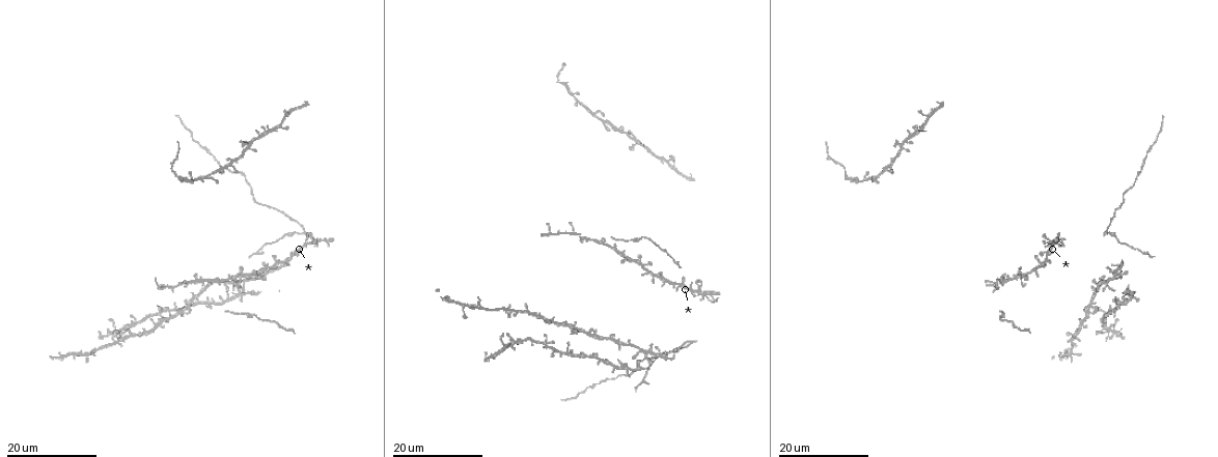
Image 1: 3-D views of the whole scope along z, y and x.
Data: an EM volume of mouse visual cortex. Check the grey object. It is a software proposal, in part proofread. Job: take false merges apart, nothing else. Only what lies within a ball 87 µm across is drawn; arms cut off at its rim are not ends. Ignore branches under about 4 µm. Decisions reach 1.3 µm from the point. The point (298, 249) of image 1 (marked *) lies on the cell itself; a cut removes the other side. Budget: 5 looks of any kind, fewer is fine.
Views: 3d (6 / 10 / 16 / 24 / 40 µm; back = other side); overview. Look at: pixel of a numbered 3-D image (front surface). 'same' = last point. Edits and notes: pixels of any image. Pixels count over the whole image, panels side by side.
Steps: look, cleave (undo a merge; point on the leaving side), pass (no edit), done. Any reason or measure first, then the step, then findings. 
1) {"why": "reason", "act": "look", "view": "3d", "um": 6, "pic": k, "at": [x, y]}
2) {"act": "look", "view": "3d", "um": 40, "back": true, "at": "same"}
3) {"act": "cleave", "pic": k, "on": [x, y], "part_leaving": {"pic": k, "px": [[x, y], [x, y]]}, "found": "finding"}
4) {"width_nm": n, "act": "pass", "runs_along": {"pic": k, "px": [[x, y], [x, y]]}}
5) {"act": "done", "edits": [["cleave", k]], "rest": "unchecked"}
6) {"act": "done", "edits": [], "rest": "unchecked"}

{"act": "look", "view": "3d", "um": 24, "pic": 1, "at": [1002, 282]}

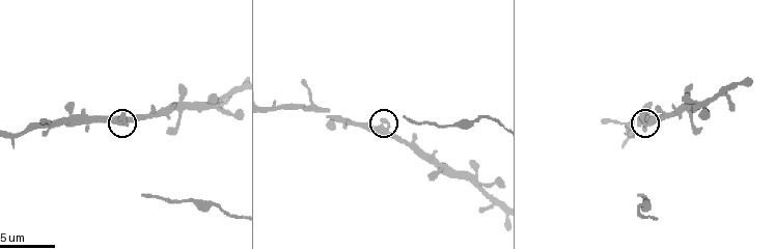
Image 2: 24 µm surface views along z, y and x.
{"act": "look", "view": "3d", "um": 10, "pic": 2, "at": [647, 123]}

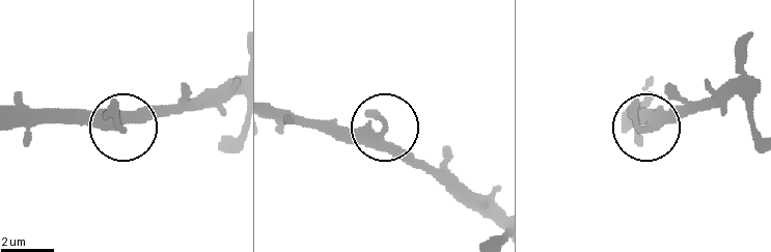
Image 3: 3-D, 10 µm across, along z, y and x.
{"act": "pass", "found": "one cell here"}

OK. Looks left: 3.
{"why": "four-way junction", "act": "look", "view": "3d", "um": 16, "pic": 1, "at": [231, 283]}

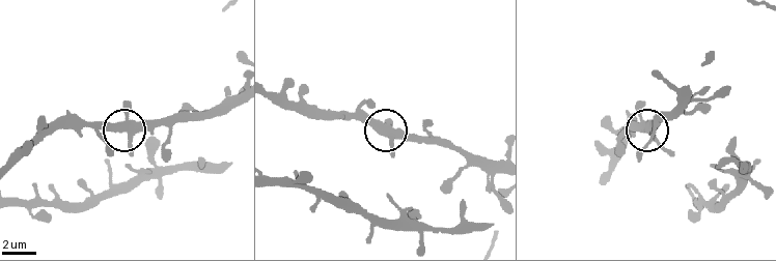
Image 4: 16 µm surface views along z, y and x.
{"why": "zoom in", "act": "look", "view": "3d", "um": 6, "pic": 4, "at": [392, 133]}

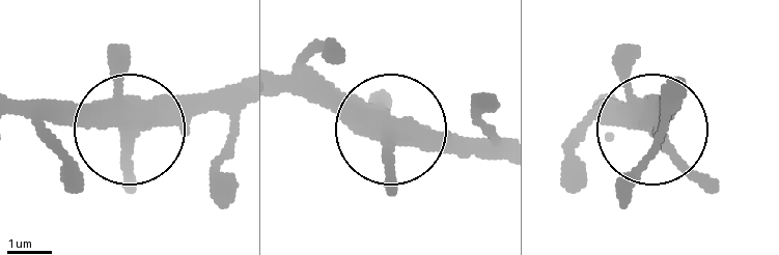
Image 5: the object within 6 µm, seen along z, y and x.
{"act": "look", "view": "3d", "um": 6, "back": true, "pic": 5, "at": [127, 130]}

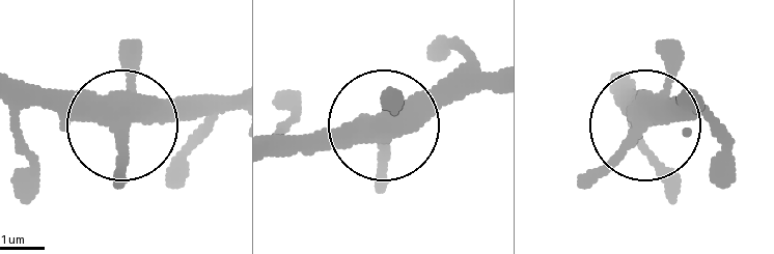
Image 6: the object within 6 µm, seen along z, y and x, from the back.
{"act": "pass", "found": "one cell here"}

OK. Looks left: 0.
{"act": "done", "edits": [], "rest": "unchecked"}

